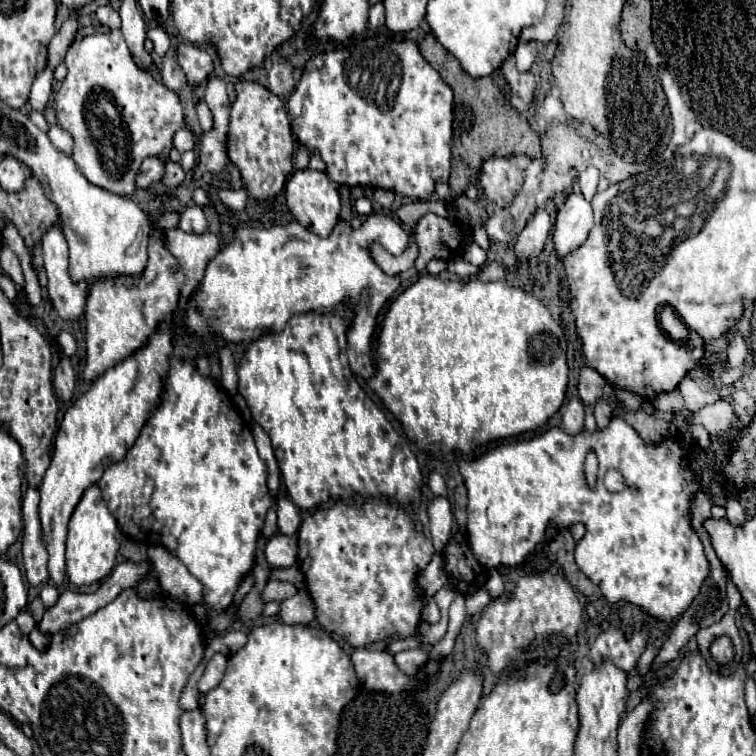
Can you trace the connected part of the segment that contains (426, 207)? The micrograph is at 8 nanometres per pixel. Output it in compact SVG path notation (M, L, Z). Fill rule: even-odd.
M420 200L420 202L402 204L402 206L396 210L398 218L400 218L406 226L410 226L410 228L414 228L414 224L416 224L426 212L434 212L434 214L440 214L440 216L446 216L446 218L454 220L454 216L446 210L446 206L444 206L442 202L434 202L434 200Z

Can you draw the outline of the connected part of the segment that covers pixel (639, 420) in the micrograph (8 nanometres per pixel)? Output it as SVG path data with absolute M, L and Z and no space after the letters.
M614 410L614 416L624 418L646 444L658 444L664 438L668 438L668 422L664 422L662 418L648 416L644 412L622 412L622 410Z

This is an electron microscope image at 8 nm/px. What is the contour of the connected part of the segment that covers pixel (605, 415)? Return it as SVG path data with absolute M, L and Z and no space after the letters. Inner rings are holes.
M600 400L596 406L594 406L594 418L596 418L596 426L598 430L604 430L610 422L610 416L612 416L612 408L608 402Z

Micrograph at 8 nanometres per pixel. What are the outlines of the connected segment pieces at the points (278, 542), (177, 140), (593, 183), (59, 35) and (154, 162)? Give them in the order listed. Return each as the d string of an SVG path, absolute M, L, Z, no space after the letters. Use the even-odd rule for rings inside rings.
M276 534L266 544L266 560L268 560L270 568L290 568L296 564L296 556L298 556L298 538L296 536Z
M186 128L178 130L176 136L174 136L174 148L178 148L180 152L186 152L186 150L194 150L196 142L194 142L194 134Z
M590 166L588 170L584 170L584 172L580 174L578 182L580 182L580 192L582 192L582 196L590 202L590 200L594 198L594 194L596 194L596 186L598 186L598 170L596 170L594 166Z
M70 16L62 28L54 34L52 42L50 42L50 48L48 48L48 68L56 68L60 62L64 62L64 56L66 56L66 50L70 48L74 36L76 36L76 30L78 30L78 20L74 16Z
M146 158L140 166L140 172L136 174L136 186L138 188L146 188L146 184L154 184L160 182L164 172L164 160L158 158Z

